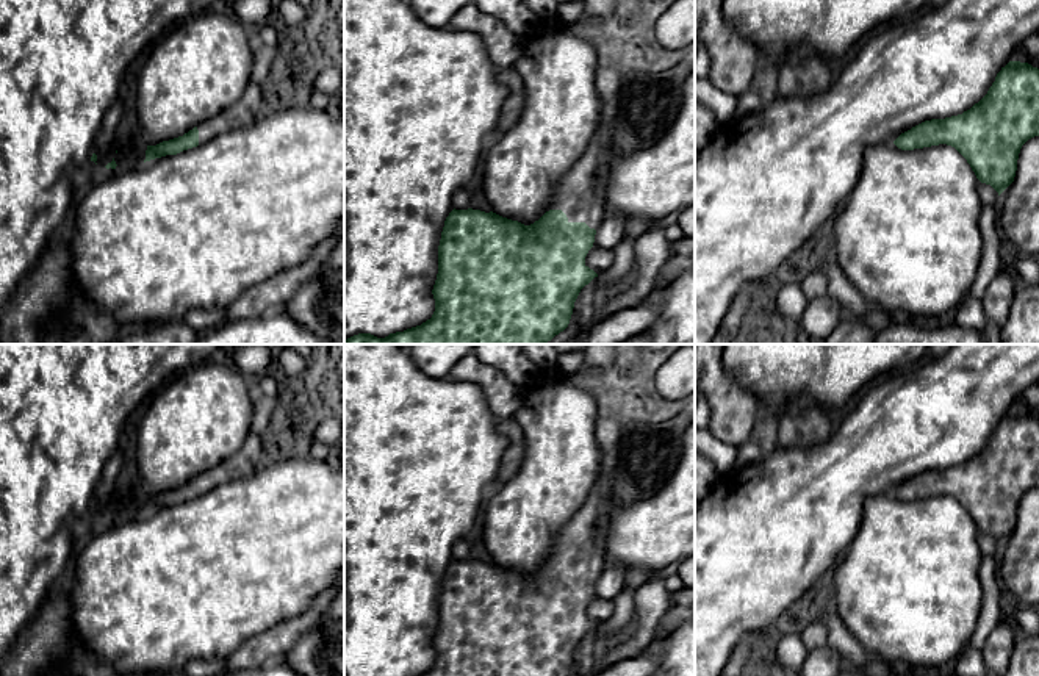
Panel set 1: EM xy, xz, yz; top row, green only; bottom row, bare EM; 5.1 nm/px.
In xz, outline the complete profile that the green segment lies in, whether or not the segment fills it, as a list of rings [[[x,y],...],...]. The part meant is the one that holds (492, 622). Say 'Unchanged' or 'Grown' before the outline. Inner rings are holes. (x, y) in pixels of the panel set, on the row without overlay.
Grown. [[[606,468],[585,504],[562,527],[551,560],[530,576],[493,562],[454,559],[444,571],[438,596],[438,624],[432,640],[435,662],[421,676],[568,676],[581,640],[598,627],[585,615],[585,607],[593,598],[596,579],[610,565],[601,545],[613,505],[612,473]]]

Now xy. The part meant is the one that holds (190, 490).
Grown. [[[250,432],[239,451],[222,463],[218,471],[205,471],[185,484],[183,487],[163,491],[156,496],[147,496],[146,512],[166,505],[177,505],[183,501],[202,496],[211,491],[221,479],[243,479],[253,474],[264,457],[263,435]]]

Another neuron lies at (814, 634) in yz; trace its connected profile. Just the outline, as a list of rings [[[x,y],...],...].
[[[806,617],[800,629],[800,637],[806,649],[812,651],[828,645],[829,632],[821,621]]]

